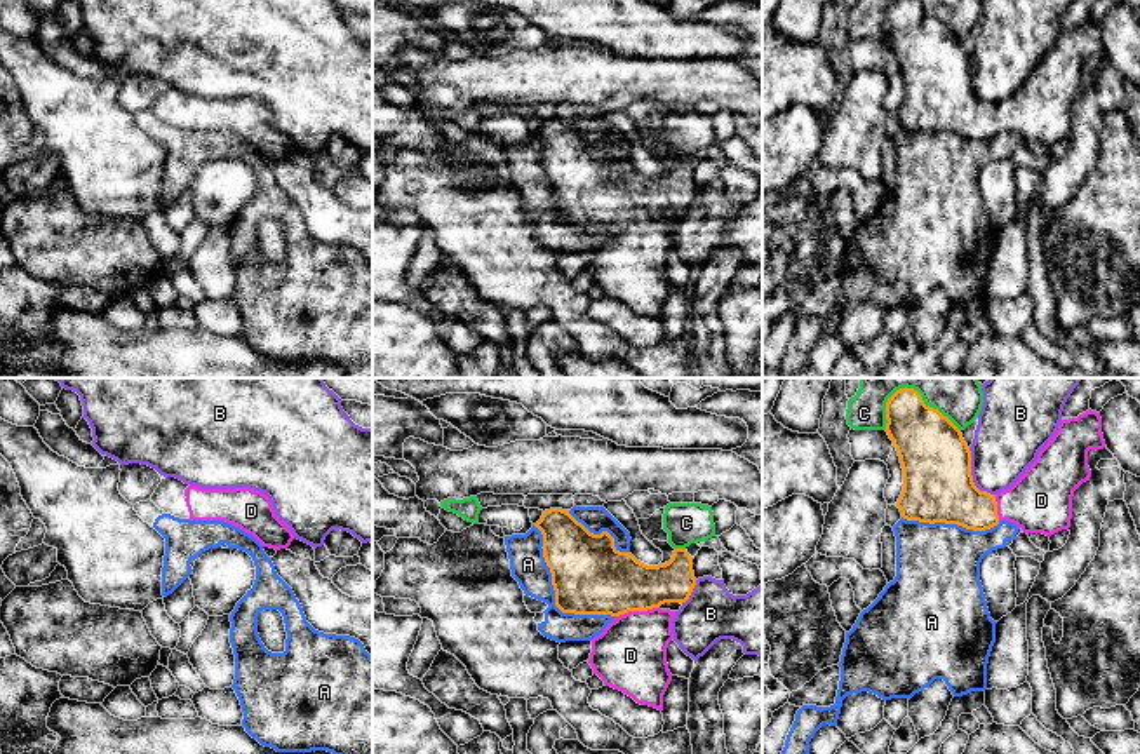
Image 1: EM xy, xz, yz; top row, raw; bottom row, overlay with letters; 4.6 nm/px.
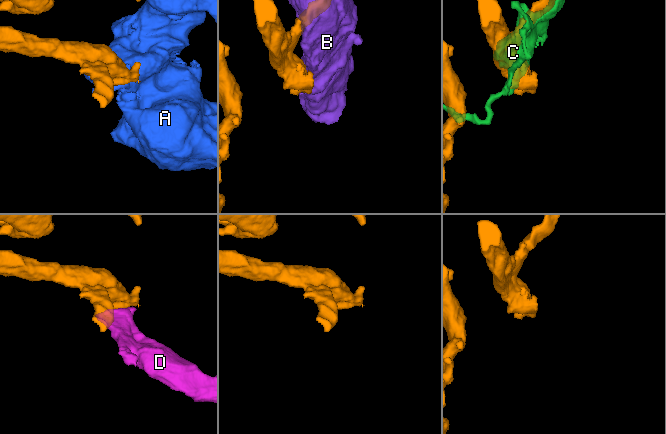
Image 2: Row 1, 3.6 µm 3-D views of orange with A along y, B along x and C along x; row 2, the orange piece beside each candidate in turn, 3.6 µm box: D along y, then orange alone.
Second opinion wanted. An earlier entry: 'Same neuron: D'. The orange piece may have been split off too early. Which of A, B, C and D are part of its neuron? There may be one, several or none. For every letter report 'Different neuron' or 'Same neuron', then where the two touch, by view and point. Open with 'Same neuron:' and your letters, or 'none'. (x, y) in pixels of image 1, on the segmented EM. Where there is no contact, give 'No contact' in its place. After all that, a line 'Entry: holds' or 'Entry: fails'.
Same neuron: D
A: Different neuron. Touches orange at xz (556, 594)
B: Different neuron. Touches orange at yz (972, 476)
C: Different neuron. Touches orange at yz (921, 399)
D: Same neuron. Touches orange at xz (637, 610)
Entry: holds

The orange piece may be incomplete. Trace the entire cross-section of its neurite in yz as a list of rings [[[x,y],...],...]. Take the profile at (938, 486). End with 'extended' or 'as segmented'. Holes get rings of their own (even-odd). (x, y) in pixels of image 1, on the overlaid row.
[[[914,388],[896,390],[886,402],[886,432],[898,451],[903,468],[903,491],[896,502],[902,517],[919,522],[957,524],[985,531],[1001,521],[1016,524],[1023,533],[1051,536],[1070,528],[1074,491],[1091,477],[1088,451],[1103,449],[1100,413],[1088,409],[1077,418],[1062,420],[1053,439],[1037,460],[1009,488],[997,495],[980,491],[971,475],[971,451],[961,430],[938,409],[924,404]]]; extended

